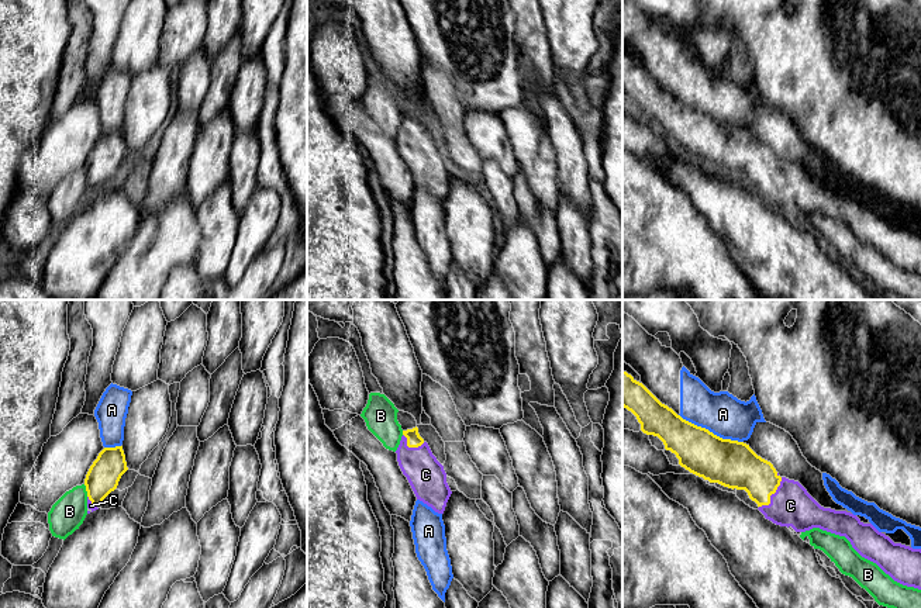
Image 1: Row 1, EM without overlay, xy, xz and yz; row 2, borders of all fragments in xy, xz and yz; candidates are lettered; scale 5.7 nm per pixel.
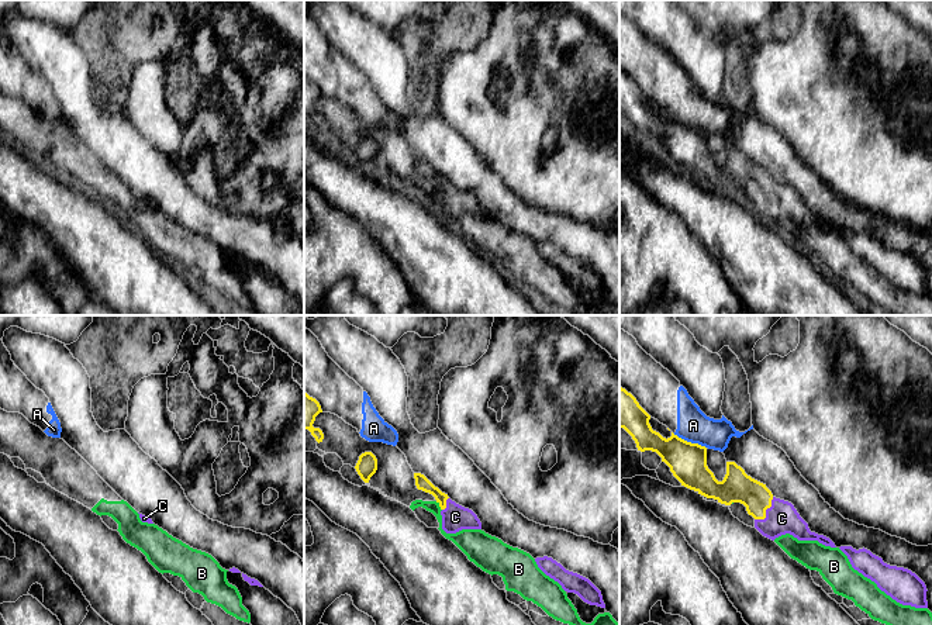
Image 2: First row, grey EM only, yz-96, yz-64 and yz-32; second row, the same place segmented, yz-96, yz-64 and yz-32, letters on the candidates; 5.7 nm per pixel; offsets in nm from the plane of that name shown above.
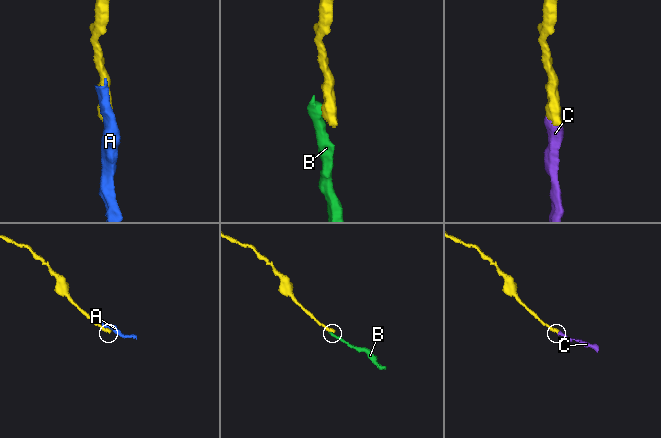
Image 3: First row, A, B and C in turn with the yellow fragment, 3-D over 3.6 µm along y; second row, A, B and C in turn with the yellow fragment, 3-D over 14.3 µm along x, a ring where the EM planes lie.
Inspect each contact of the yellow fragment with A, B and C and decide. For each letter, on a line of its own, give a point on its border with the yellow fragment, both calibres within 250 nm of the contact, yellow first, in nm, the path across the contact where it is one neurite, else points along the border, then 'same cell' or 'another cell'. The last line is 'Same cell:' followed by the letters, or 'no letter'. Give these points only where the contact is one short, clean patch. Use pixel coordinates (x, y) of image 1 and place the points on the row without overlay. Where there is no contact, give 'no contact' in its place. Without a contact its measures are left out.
A: yz (711, 117) | 260/240 nm | another cell
B: xy (86, 175) | 190/190 nm | along xy (83, 169), (88, 180) | another cell
C: yz (771, 179) | 260/240 nm | across yz (737, 151), (747, 155), (771, 179), (790, 190) | same cell
Same cell: C

